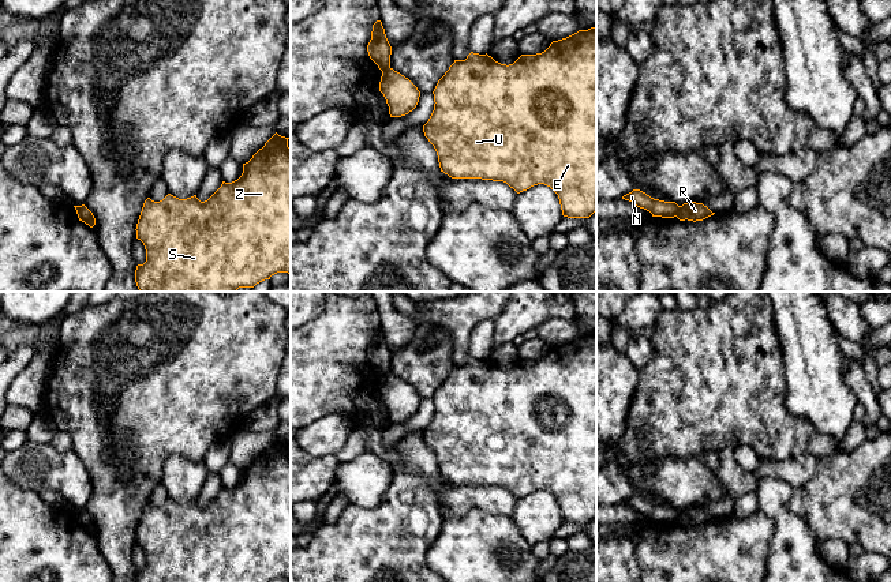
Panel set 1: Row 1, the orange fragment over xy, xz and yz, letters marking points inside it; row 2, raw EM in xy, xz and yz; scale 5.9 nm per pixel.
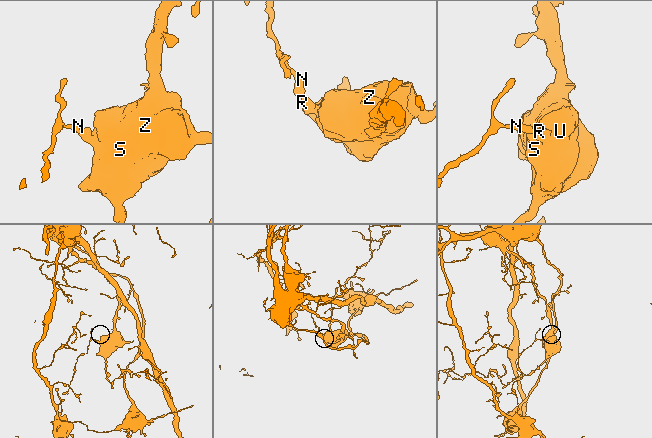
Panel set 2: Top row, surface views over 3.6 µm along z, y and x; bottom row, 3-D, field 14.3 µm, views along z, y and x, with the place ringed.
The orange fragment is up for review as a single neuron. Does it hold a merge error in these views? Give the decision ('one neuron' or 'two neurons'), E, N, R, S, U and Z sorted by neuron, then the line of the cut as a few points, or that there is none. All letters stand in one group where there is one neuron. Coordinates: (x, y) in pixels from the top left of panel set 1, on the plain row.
two neurons; groups E R S U Z / N; cut yz (680, 511), (676, 521)

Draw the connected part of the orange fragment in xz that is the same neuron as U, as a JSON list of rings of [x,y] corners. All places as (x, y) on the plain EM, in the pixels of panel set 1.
[[[596,331],[553,346],[550,352],[536,360],[521,360],[513,369],[501,369],[491,361],[471,357],[465,365],[454,365],[438,386],[434,397],[434,416],[423,431],[424,442],[434,451],[441,477],[452,484],[482,484],[503,487],[517,499],[534,491],[550,492],[559,504],[562,521],[568,523],[589,523],[596,517]]]

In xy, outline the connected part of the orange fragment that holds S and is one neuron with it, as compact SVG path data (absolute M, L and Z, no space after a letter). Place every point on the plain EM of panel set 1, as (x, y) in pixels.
M276 438L248 468L243 469L243 478L237 485L222 487L221 492L205 507L201 507L196 500L179 504L168 499L160 507L147 503L135 534L136 544L145 551L146 567L136 571L135 582L272 582L277 578L291 579L291 454L288 444Z

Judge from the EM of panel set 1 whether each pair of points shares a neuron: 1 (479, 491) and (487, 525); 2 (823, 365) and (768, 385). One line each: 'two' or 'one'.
1: two
2: two

